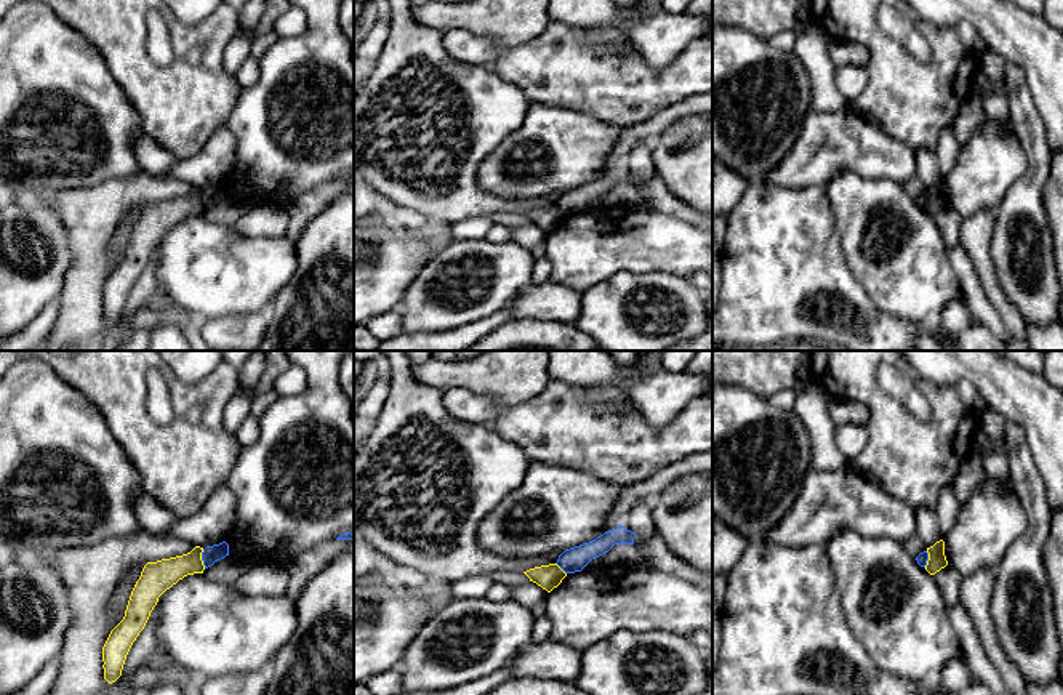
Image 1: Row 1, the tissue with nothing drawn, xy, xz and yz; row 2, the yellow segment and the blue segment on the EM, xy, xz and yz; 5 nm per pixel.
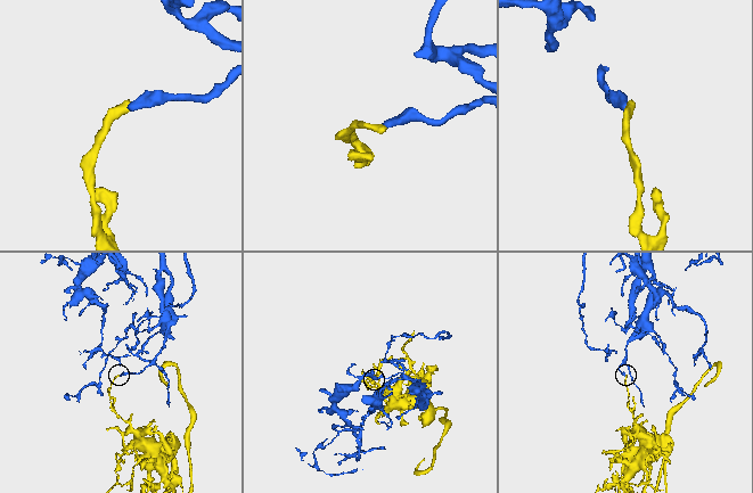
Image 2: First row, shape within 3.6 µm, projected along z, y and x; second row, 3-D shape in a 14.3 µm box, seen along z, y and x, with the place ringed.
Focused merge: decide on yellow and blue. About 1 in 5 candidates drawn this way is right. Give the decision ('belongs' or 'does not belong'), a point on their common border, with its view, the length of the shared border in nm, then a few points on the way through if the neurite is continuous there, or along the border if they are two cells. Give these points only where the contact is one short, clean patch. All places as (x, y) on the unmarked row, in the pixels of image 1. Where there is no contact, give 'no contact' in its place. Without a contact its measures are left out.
does not belong; meets yellow in xy at (200, 200); contact 100 nm long; border along xy (202, 191), (202, 205), (205, 208)

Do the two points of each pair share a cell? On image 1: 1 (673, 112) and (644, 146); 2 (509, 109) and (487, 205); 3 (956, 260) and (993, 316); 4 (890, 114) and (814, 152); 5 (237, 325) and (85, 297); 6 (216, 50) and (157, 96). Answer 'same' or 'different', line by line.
1: different
2: same
3: same
4: different
5: different
6: same

